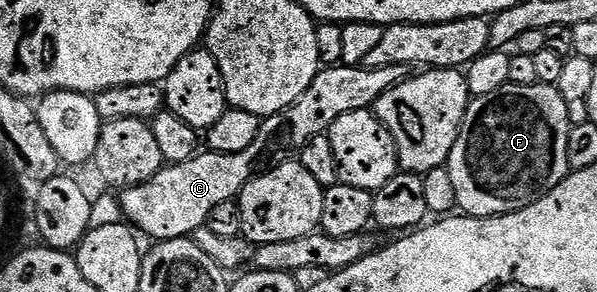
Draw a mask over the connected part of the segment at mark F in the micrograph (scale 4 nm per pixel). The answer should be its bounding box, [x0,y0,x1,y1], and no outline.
[447,83,571,217]

